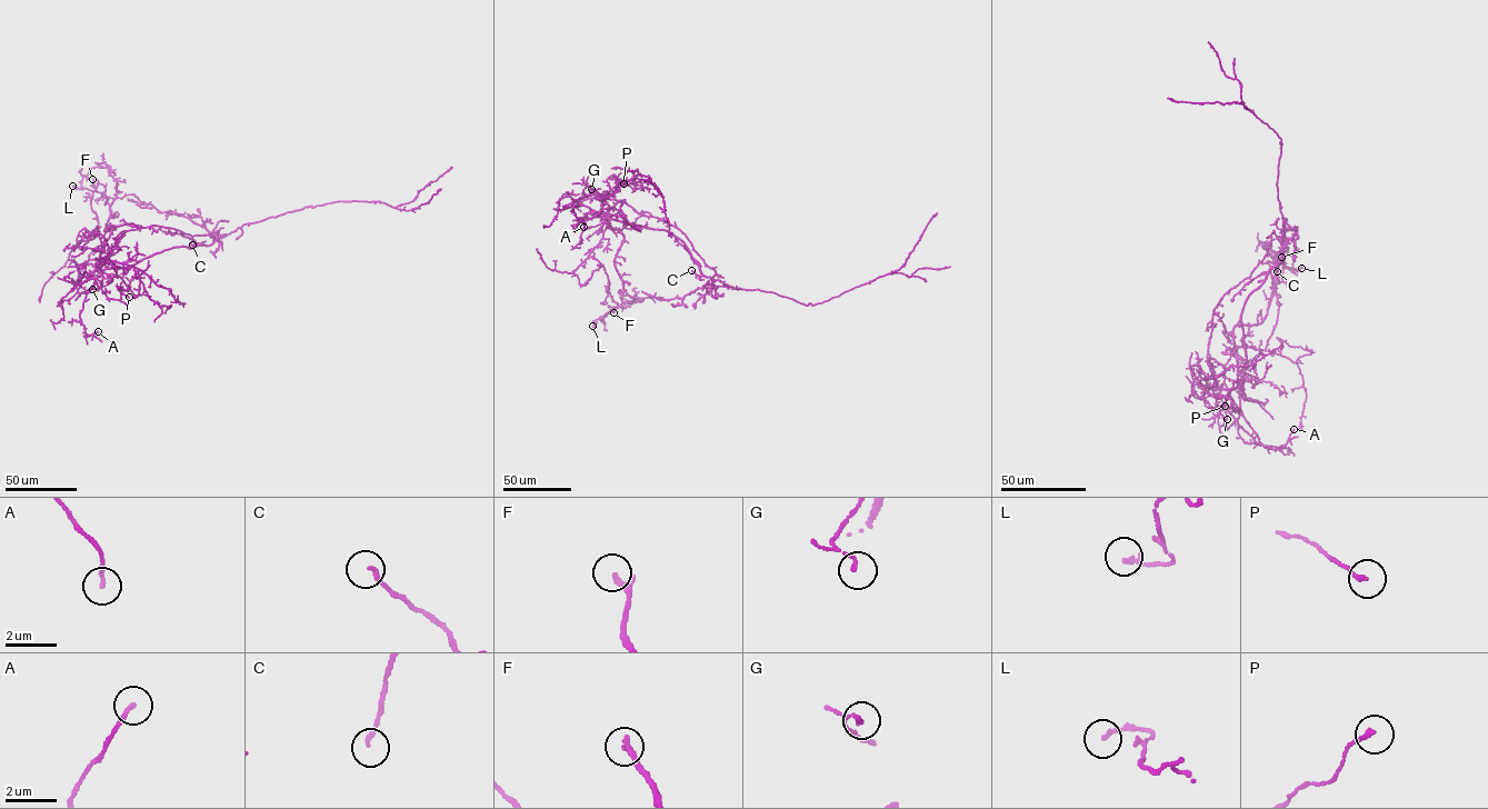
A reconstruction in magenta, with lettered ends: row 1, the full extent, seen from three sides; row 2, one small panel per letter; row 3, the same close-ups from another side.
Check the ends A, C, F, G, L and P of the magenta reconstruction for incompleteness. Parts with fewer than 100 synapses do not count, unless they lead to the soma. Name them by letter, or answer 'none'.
none

